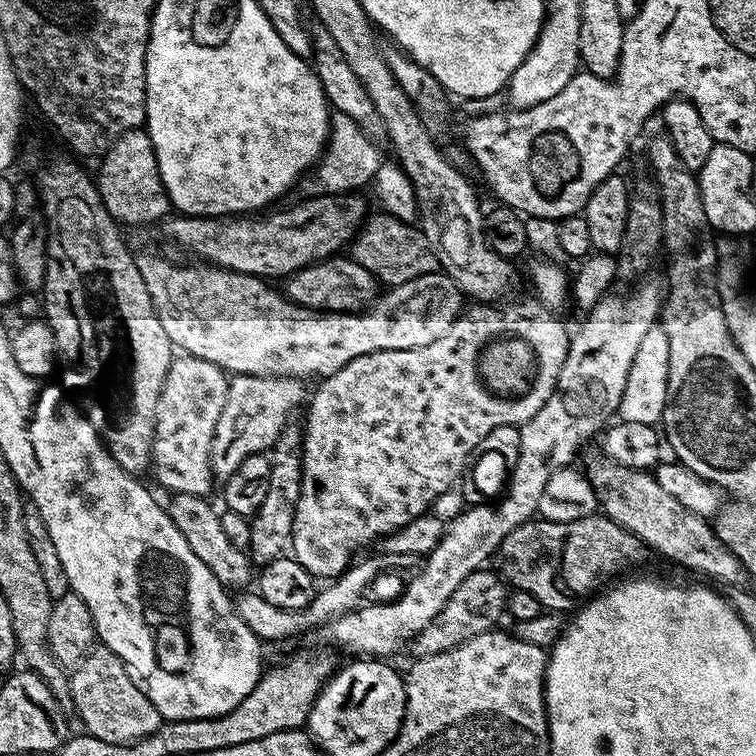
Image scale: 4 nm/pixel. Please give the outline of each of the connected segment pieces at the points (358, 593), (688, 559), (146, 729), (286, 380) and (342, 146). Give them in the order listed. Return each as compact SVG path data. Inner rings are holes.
M379 554L359 563L353 563L343 575L331 581L326 588L321 587L316 596L311 600L310 606L302 610L288 611L280 607L270 605L258 592L244 592L235 599L234 605L239 617L246 622L246 626L259 637L262 642L268 640L284 640L298 636L304 632L315 631L326 623L343 615L358 610L366 604L368 588L377 580L378 576L392 562L396 566L411 564L412 558L408 555L396 555L390 557L386 554Z
M613 462L596 464L587 469L586 475L602 501L607 515L615 518L626 530L630 530L639 540L643 540L653 553L665 556L700 576L721 580L724 586L744 586L749 583L748 573L738 558L718 538L715 527L707 519L676 502L670 494L659 486L655 475Z
M103 646L93 647L84 657L83 662L71 669L68 700L73 710L76 711L77 718L84 723L83 731L94 738L102 738L102 742L133 744L135 740L146 738L151 732L158 730L162 723L160 711L154 706L154 702L150 702L143 688L130 678L128 667L110 649Z
M233 375L228 381L228 393L226 394L226 406L222 406L222 418L218 418L218 426L214 430L214 442L212 443L212 475L217 481L223 482L230 478L230 474L234 474L234 470L238 470L238 466L242 466L242 462L246 462L246 458L258 456L267 453L276 447L276 439L282 434L282 430L289 427L292 411L296 407L303 405L306 400L306 392L304 396L305 381L296 379L295 376L237 376Z
M333 111L329 117L329 137L325 149L313 174L304 174L294 183L292 191L284 198L287 208L311 200L318 196L347 195L359 191L360 187L370 184L374 176L384 163L384 157L379 150L380 146L369 139L364 131L348 114Z

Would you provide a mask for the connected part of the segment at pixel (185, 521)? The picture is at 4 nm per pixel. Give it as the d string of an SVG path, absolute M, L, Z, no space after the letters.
M175 493L171 497L172 501L167 501L166 507L168 517L174 522L174 526L178 530L178 534L182 534L182 538L186 538L186 546L190 546L190 550L194 550L195 556L206 562L206 566L210 570L210 574L214 574L214 578L218 578L218 582L226 590L247 589L248 583L253 583L254 565L245 549L231 545L230 538L226 538L226 534L222 530L222 522L220 521L220 512L212 509L205 497L195 496L194 494Z

